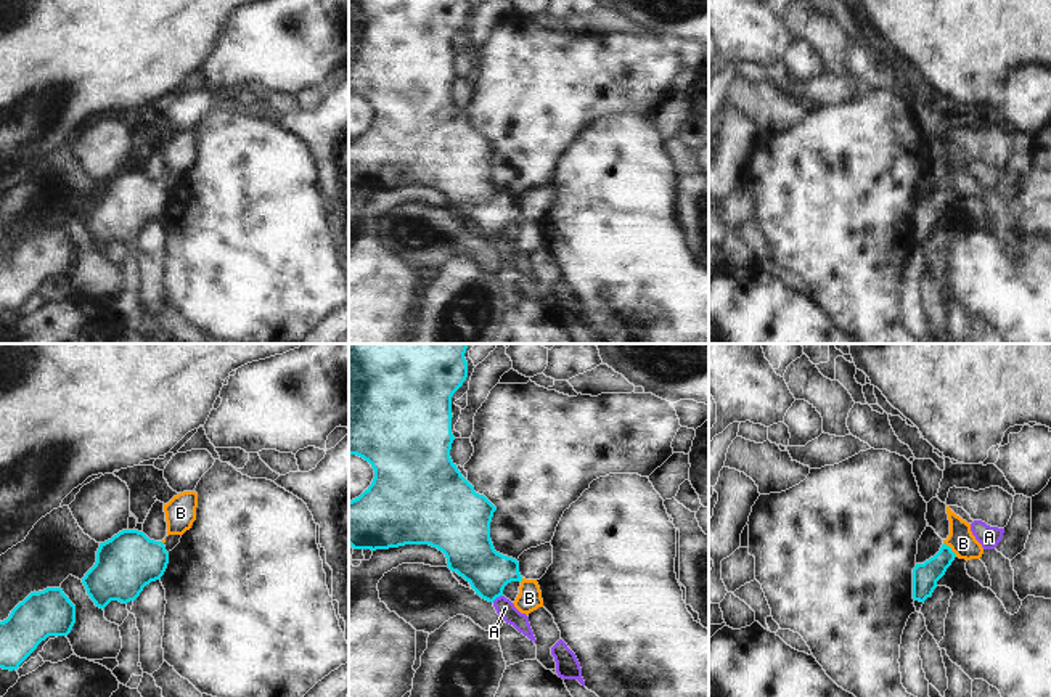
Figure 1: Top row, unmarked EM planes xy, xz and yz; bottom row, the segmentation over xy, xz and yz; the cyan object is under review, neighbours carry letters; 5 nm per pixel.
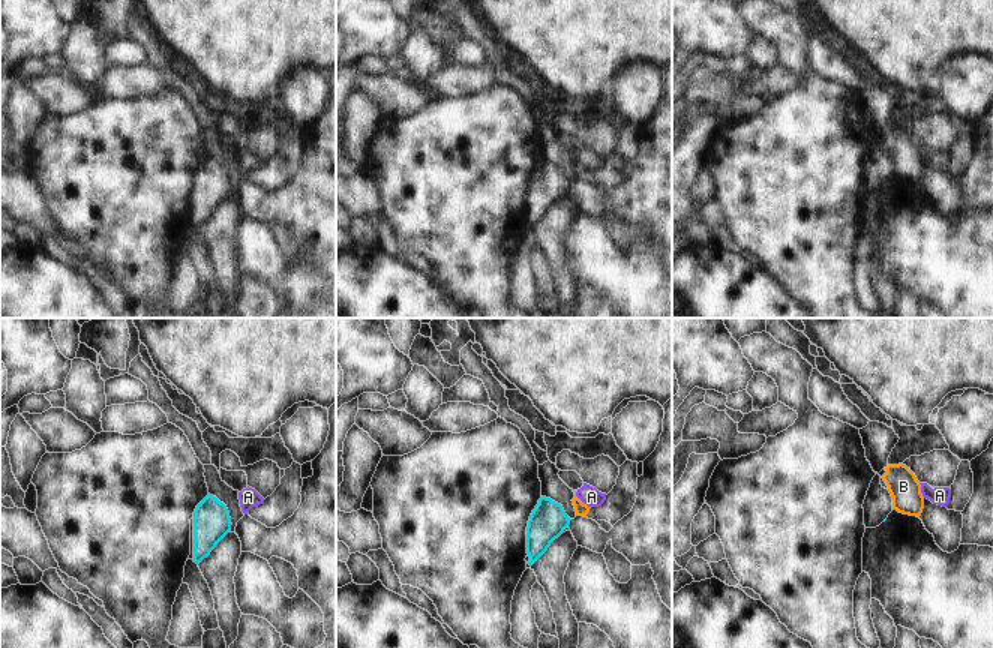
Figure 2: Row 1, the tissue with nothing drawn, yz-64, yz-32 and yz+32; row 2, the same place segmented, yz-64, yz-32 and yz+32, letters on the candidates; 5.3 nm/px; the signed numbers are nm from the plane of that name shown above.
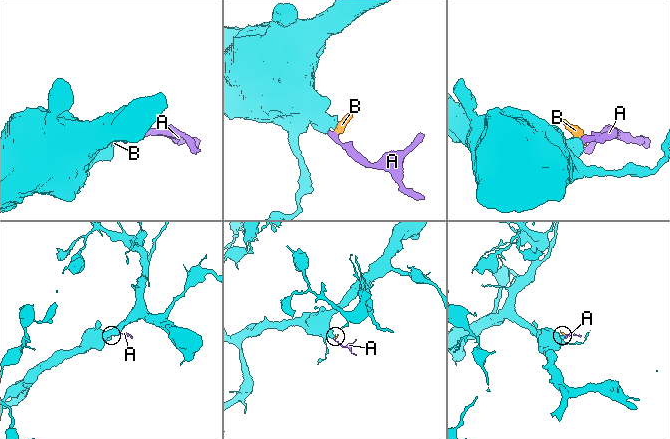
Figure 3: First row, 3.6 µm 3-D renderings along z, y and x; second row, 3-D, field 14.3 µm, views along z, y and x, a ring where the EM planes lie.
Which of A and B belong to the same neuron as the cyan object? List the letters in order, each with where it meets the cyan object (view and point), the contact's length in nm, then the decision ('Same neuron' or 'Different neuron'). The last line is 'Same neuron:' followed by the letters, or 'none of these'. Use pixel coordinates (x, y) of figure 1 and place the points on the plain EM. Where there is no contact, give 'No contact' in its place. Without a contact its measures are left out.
A: Touches cyan at xz (497, 236). Shared border 70 nm. Same neuron
B: Touches cyan at yz (950, 190). Shared border 100 nm. Different neuron
Same neuron: A

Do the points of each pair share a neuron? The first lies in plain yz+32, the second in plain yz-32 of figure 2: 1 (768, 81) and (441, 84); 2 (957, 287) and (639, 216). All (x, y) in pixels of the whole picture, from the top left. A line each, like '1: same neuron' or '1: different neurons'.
1: same neuron
2: different neurons

